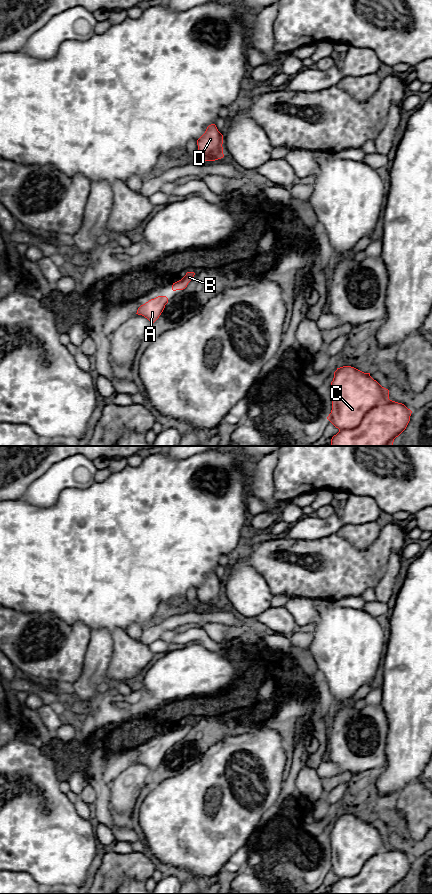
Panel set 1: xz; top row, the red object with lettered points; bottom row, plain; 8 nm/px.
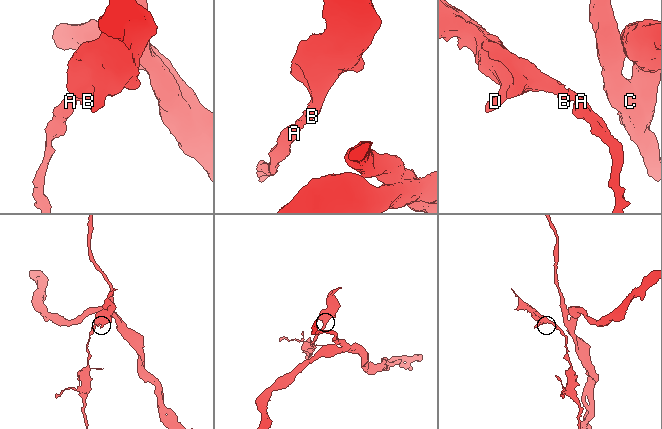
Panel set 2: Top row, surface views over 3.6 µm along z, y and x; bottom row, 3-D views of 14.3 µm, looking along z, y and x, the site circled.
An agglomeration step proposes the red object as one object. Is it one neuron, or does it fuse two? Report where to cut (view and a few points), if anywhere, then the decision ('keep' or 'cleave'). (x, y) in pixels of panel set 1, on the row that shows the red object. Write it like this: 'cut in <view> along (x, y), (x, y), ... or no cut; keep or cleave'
no cut; keep

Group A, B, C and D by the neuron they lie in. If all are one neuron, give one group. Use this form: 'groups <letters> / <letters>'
groups A B C D

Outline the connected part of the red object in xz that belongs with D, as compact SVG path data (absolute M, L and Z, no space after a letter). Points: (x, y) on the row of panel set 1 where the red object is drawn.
M215 124L207 127L205 133L197 140L200 160L215 161L224 157L223 135L218 131Z

